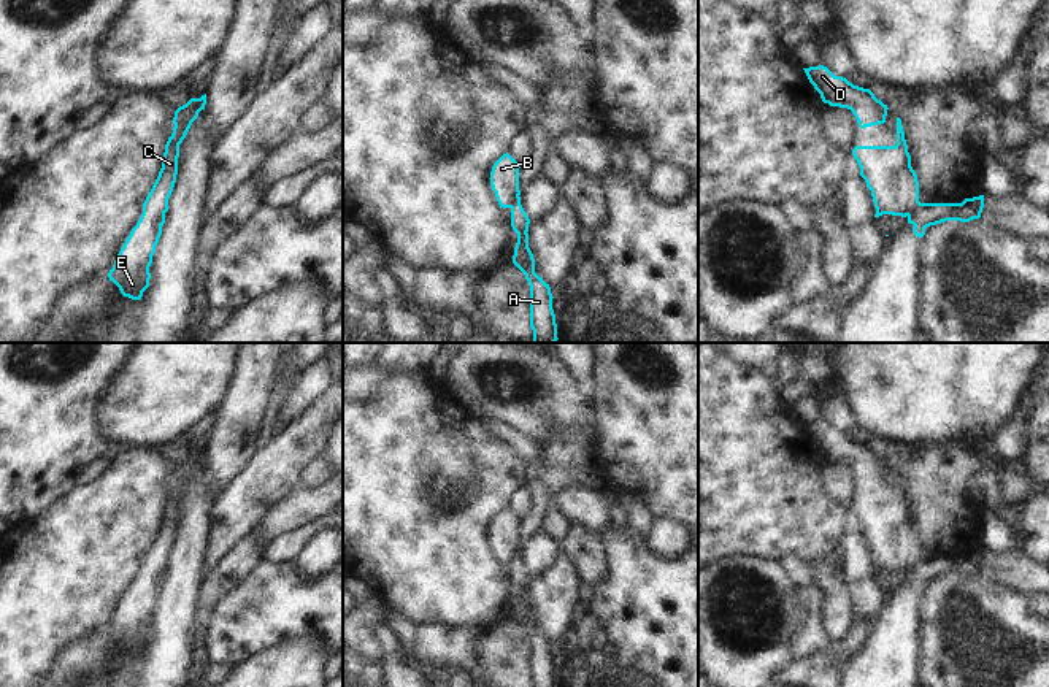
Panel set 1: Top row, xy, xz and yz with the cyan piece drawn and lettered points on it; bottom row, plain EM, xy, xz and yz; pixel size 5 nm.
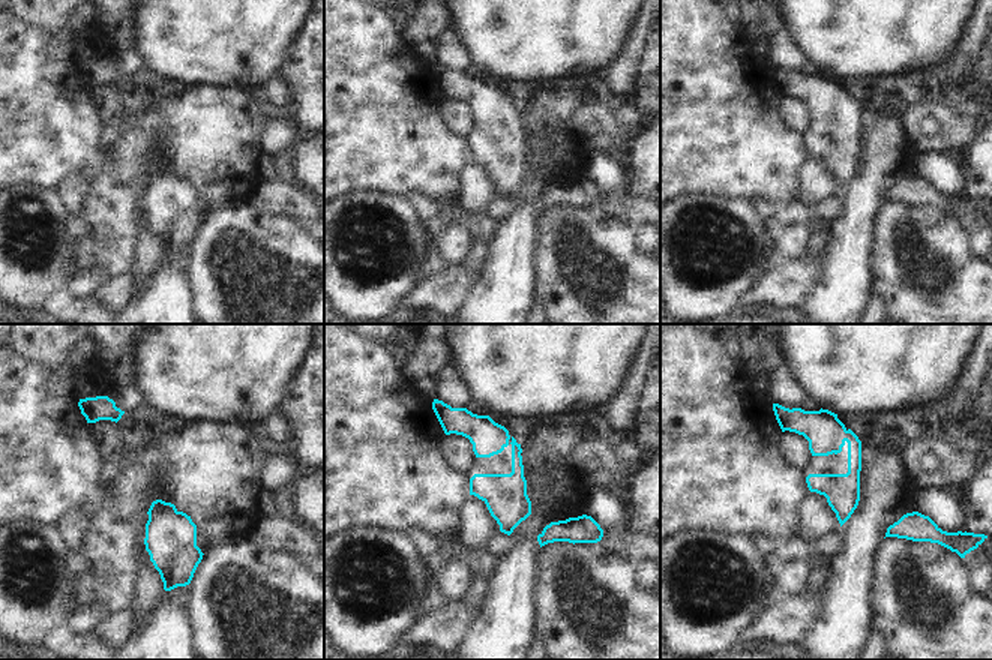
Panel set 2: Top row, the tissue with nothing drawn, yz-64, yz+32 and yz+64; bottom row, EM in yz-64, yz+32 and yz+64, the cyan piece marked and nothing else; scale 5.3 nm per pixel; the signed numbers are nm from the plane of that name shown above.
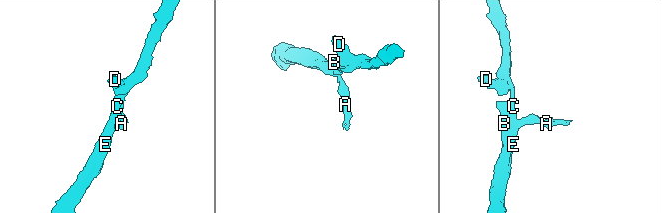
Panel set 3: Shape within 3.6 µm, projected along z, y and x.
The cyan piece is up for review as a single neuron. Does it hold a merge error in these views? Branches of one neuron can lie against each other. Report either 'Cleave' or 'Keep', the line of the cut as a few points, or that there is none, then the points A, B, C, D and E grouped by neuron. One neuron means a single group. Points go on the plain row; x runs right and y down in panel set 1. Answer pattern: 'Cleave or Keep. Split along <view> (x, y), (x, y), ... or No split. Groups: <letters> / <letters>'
Cleave. Split along yz (919, 557), (908, 571). Groups: A / B C D E

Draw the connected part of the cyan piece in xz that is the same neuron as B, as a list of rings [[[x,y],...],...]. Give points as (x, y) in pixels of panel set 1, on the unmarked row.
[[[508,508],[503,509],[492,522],[490,541],[500,563],[511,563],[513,557],[521,551],[519,524],[521,519]]]

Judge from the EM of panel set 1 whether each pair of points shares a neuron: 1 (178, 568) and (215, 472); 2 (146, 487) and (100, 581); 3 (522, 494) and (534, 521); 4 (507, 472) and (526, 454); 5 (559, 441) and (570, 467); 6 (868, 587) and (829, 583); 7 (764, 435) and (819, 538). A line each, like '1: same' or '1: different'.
1: different
2: same
3: different
4: different
5: same
6: different
7: same

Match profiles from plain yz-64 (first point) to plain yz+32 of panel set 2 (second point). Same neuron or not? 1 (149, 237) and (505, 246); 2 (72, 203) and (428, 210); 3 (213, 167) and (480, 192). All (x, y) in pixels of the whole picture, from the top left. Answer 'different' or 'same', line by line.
1: different
2: same
3: different

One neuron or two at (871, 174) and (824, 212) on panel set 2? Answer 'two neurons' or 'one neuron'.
two neurons

